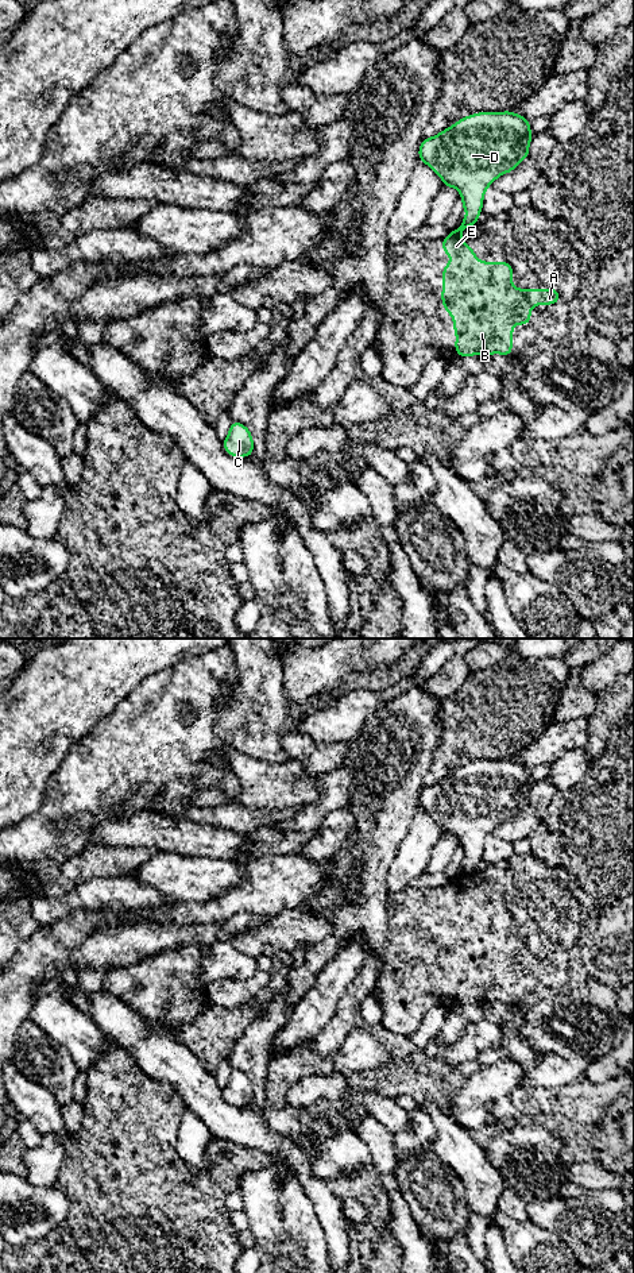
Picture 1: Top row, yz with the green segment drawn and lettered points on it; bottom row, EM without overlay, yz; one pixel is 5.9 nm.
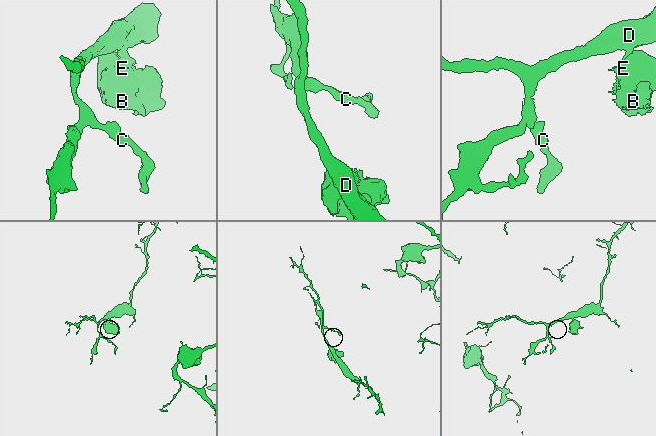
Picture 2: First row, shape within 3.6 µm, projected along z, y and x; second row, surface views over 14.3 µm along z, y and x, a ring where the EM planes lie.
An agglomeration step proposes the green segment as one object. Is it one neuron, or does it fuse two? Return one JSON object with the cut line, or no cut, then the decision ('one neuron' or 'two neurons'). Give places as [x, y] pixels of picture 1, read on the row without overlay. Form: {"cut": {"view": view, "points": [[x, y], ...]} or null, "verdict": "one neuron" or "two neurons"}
{"cut": {"view": "yz", "points": [[462, 874], [464, 876]]}, "verdict": "two neurons"}

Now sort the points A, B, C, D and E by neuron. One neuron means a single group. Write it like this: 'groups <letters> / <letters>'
groups A B E / C D

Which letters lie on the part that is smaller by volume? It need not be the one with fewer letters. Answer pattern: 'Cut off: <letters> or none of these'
Cut off: A, B, E

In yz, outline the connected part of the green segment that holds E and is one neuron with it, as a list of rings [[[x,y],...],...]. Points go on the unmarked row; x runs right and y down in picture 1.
[[[459,875],[441,888],[442,900],[452,904],[452,910],[442,914],[441,950],[453,967],[453,981],[459,984],[453,990],[457,1006],[492,1002],[511,1004],[514,973],[530,973],[533,953],[554,953],[563,946],[554,936],[514,937],[513,911],[479,909],[473,896],[463,888],[464,877]]]

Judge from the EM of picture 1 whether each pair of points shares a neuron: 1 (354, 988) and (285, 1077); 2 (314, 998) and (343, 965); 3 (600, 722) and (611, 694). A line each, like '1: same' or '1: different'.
1: same
2: same
3: same

